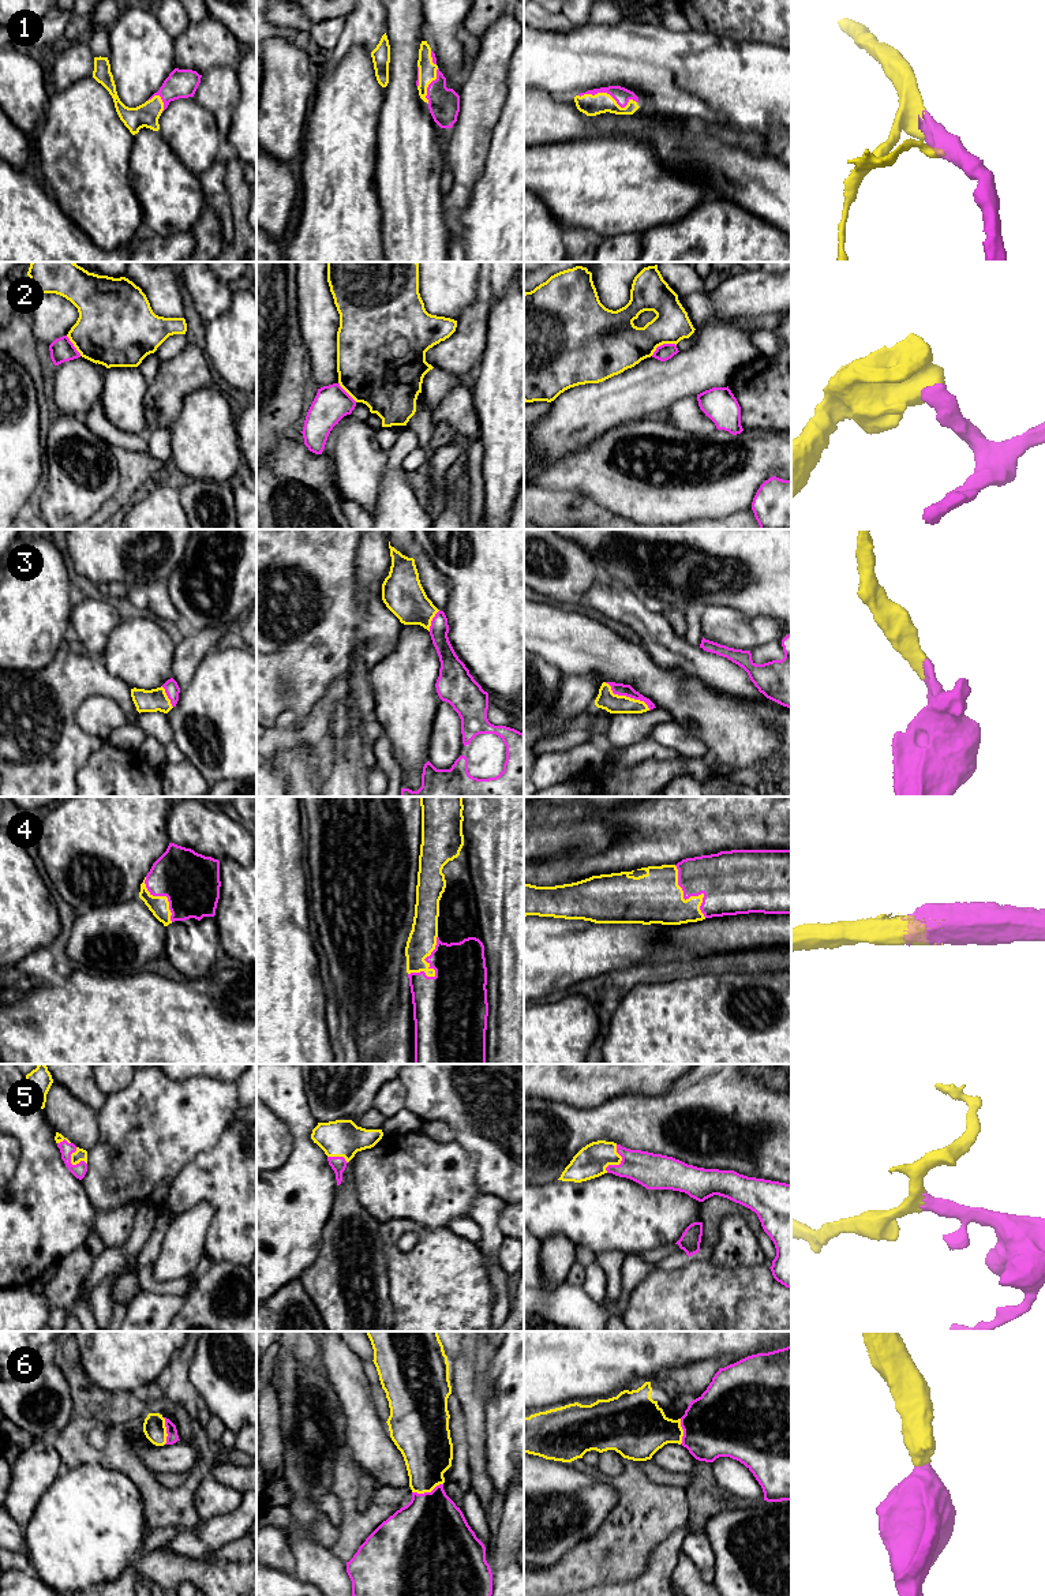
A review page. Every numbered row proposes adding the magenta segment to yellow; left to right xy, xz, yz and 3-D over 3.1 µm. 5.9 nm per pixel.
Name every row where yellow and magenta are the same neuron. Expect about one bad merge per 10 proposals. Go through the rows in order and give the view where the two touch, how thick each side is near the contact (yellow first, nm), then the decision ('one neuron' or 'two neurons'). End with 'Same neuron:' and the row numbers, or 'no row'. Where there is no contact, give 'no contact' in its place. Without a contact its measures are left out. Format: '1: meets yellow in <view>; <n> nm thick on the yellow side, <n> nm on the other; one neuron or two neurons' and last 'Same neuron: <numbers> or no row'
1: meets yellow in yz; 120 nm thick on the yellow side, 90 nm on the other; one neuron
2: meets yellow in yz; 280 nm thick on the yellow side, 90 nm on the other; two neurons
3: meets yellow in yz; 110 nm thick on the yellow side, 70 nm on the other; one neuron
4: meets yellow in yz; 300 nm thick on the yellow side, 320 nm on the other; one neuron
5: meets yellow in yz; 190 nm thick on the yellow side, 200 nm on the other; one neuron
6: meets yellow in xz; 300 nm thick on the yellow side, 440 nm on the other; one neuron
Same neuron: 1, 3, 4, 5, 6

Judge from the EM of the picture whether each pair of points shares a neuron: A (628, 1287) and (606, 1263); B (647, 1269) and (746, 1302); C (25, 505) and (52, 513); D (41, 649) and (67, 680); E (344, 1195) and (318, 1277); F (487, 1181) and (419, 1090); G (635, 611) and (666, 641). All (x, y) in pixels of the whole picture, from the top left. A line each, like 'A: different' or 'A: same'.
A: different
B: different
C: different
D: different
E: same
F: same
G: same

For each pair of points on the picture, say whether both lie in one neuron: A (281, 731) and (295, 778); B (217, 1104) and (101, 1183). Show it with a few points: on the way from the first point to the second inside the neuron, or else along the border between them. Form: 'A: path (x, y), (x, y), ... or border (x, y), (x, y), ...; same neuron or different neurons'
A: path (283, 742), (295, 767); same neuron
B: path (188, 1116), (165, 1123), (130, 1158); same neuron

